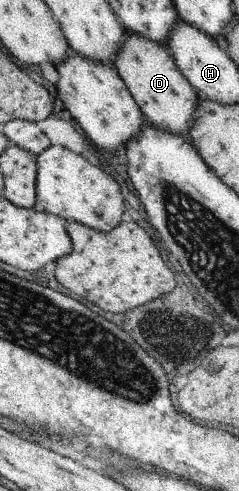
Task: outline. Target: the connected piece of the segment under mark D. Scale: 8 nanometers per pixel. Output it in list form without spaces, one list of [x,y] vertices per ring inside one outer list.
[[[126,32],[112,67],[149,126],[159,128],[167,134],[171,132],[175,136],[186,136],[189,126],[193,124],[193,112],[197,106],[198,96],[179,73],[164,45]]]

